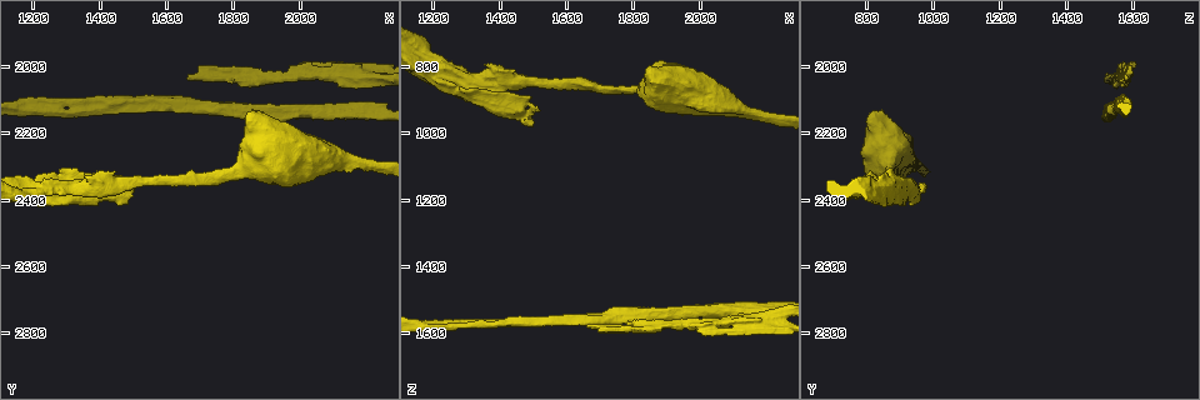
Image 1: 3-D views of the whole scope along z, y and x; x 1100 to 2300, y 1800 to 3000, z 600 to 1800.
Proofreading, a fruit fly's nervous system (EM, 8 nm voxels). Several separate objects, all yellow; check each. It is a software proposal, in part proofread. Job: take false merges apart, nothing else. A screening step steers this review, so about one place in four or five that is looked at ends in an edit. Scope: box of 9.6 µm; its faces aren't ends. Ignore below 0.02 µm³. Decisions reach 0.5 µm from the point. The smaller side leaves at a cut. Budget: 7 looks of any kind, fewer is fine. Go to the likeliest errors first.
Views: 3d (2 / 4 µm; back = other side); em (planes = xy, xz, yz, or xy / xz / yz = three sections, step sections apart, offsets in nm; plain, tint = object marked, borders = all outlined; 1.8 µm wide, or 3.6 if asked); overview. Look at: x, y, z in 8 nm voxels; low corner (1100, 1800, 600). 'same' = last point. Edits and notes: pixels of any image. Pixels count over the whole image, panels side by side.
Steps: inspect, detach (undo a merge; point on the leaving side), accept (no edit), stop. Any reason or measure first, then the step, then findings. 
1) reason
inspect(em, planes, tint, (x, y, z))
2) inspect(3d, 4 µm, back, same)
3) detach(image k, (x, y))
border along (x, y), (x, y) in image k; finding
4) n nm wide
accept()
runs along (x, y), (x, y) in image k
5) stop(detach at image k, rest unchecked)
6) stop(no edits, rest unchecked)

three arms meet
inspect(em, planes, plain, (2110, 2010, 1580))

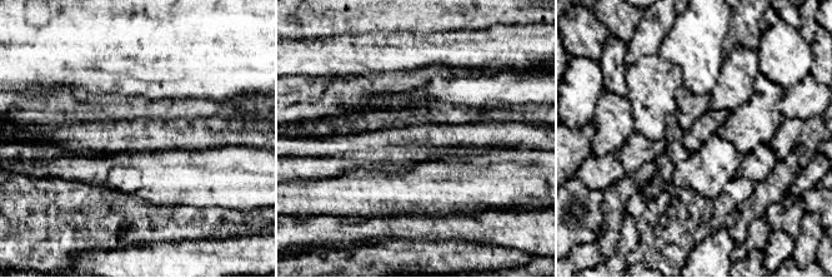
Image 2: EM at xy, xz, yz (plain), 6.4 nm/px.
inspect(em, planes, tint, same)

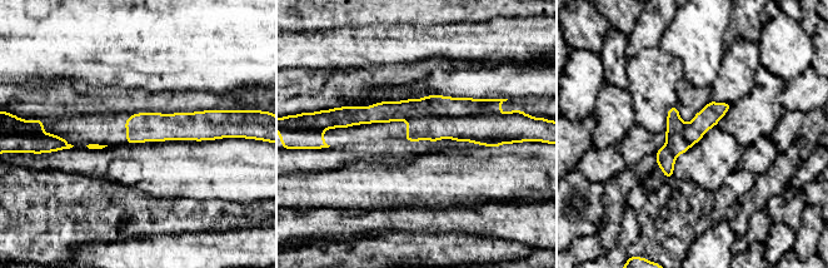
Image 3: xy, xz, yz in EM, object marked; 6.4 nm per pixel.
190 nm wide
detach(image 3, (488, 130))
a second cell is stuck on

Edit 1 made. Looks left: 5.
redraw
inspect(overview)

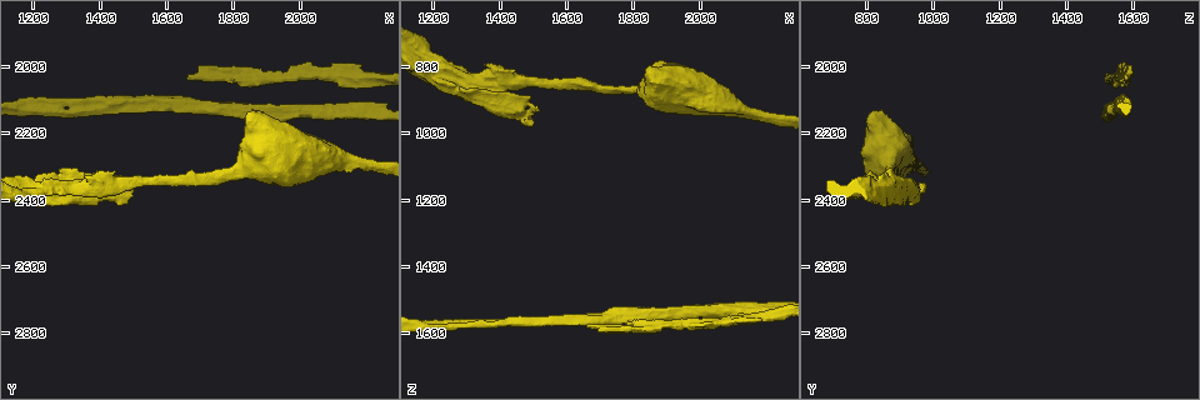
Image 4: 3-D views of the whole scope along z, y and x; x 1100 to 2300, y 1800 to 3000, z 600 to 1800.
sudden change in width
inspect(3d, 4 µm, (2090, 2270, 920))

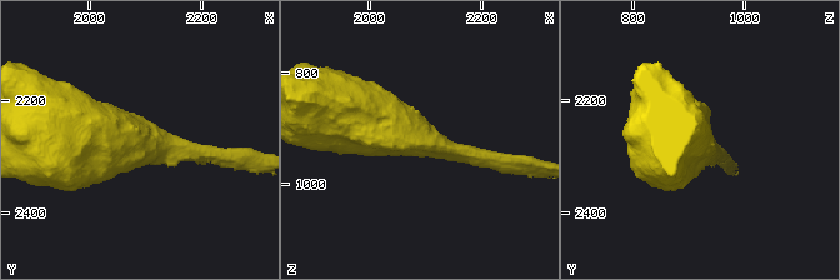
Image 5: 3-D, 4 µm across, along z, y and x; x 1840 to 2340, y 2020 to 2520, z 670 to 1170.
shape alone is not enough
inspect(em, 3.6 µm, planes, tint, (2090, 2275, 915))

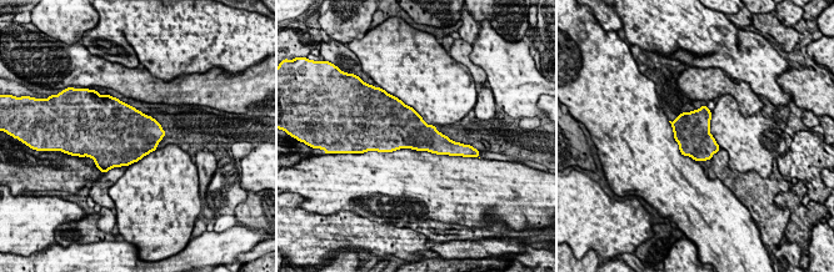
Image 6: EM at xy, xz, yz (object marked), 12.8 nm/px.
480 nm wide
accept()
continuous, no second cell

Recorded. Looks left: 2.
stop(detach at image 3, rest unchecked)

